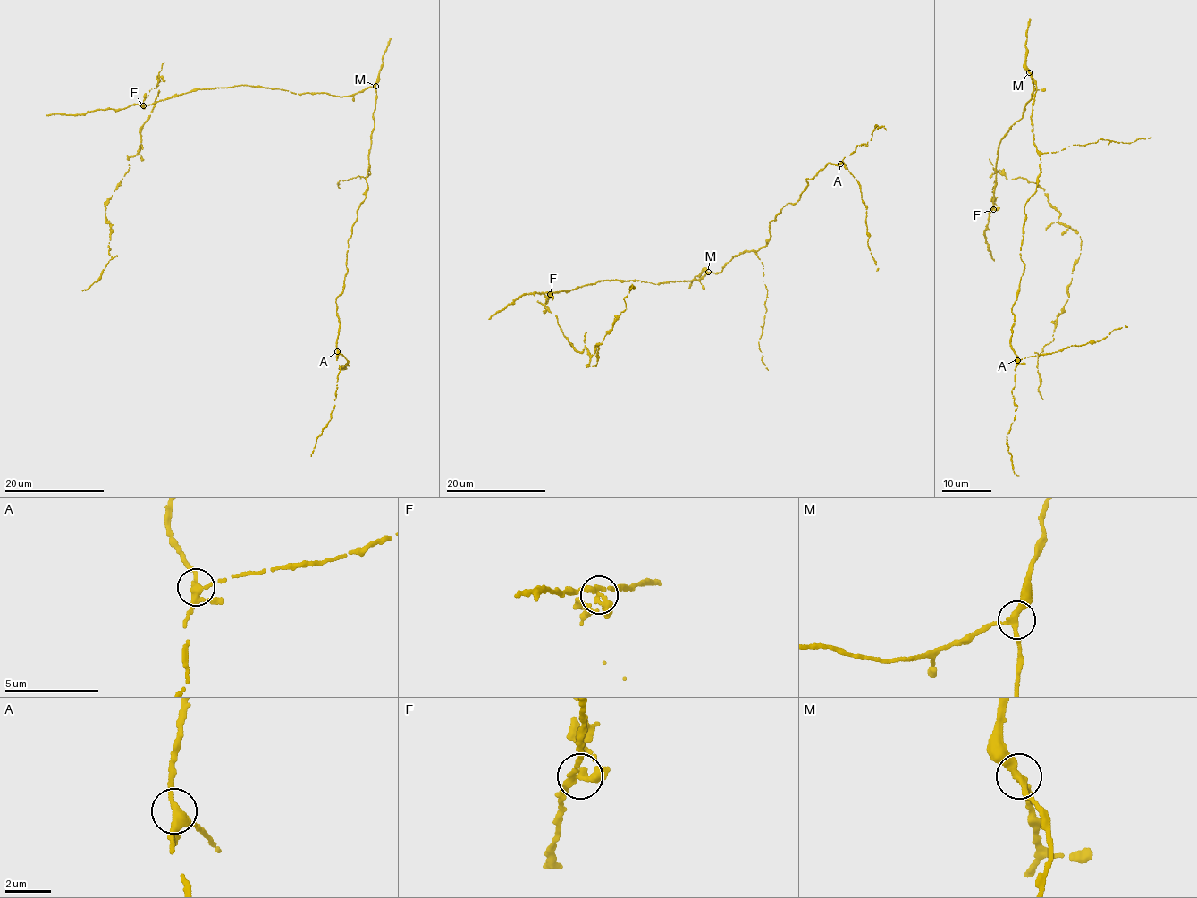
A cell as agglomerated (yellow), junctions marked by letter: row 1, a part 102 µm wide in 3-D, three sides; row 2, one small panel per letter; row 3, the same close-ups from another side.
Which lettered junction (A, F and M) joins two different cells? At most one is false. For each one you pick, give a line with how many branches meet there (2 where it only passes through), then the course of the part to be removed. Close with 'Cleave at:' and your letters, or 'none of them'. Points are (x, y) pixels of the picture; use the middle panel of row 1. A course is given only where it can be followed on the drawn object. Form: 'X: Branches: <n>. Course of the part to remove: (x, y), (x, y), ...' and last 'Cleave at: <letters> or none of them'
F: Branches: 4. Course of the part to remove: (550, 294), (545, 306), (575, 349), (585, 348), (594, 367), (630, 289)
Cleave at: F

